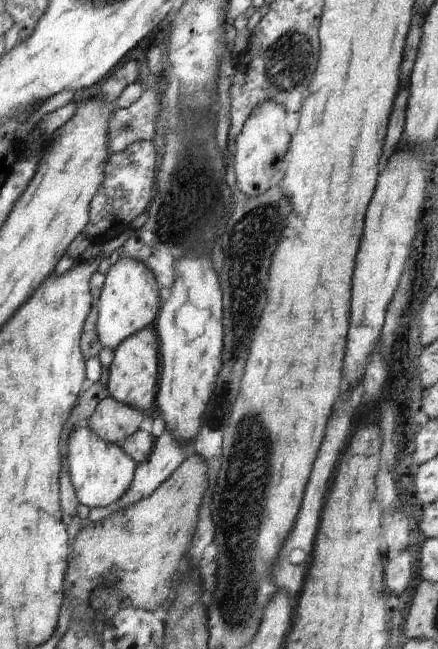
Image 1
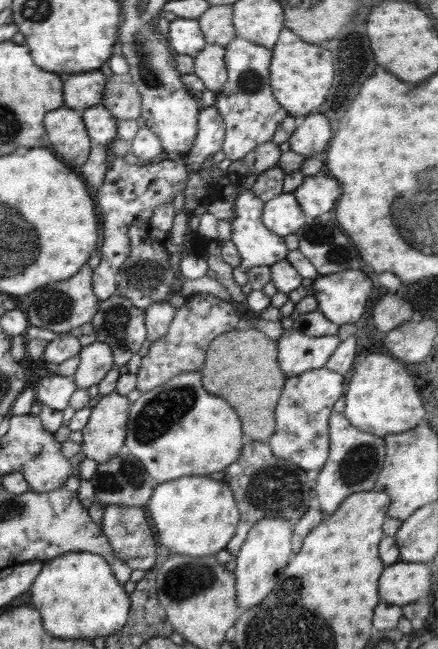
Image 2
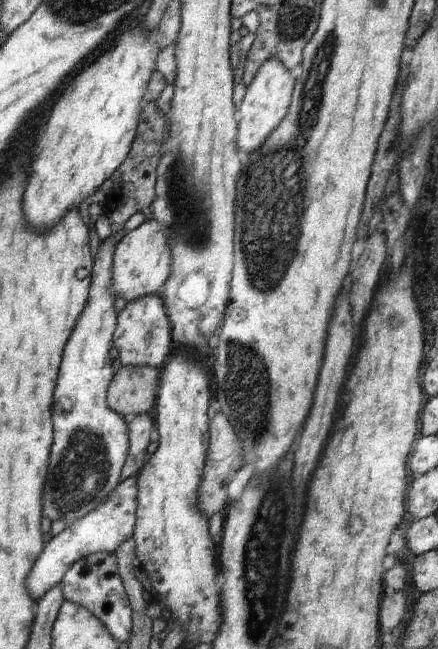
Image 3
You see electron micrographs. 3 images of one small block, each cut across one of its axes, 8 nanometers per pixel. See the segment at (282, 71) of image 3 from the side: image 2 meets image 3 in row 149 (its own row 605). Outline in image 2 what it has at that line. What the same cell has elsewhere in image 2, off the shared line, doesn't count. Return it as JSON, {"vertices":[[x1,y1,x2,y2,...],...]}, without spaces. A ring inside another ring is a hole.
{"vertices":[[262,519,248,530,240,552,235,556,236,568,233,572,239,606,250,610,274,590,280,572,286,568,288,560,292,560,292,532,292,524,284,519]]}

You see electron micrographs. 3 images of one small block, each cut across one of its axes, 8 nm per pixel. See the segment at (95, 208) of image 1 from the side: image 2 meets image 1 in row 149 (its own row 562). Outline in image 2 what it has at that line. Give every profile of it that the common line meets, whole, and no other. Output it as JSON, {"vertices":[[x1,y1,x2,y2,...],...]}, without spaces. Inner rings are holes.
{"vertices":[[108,505,105,507,105,514,99,525,100,530,110,541,112,551,128,563,132,570,153,570,156,563,157,542,154,541,154,533,150,529,144,508]]}

